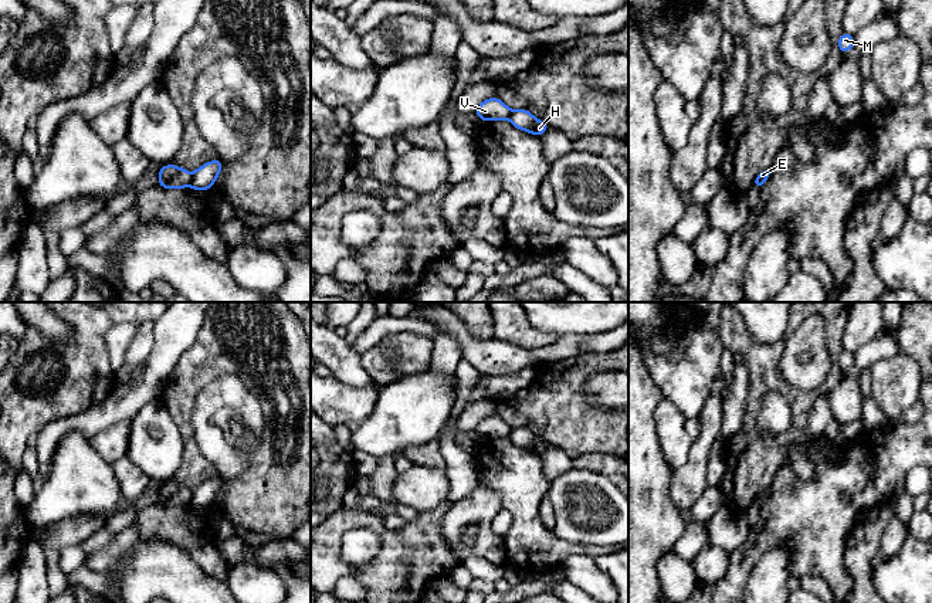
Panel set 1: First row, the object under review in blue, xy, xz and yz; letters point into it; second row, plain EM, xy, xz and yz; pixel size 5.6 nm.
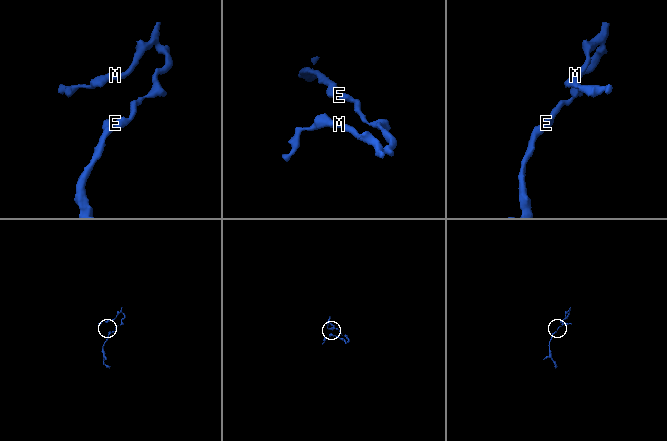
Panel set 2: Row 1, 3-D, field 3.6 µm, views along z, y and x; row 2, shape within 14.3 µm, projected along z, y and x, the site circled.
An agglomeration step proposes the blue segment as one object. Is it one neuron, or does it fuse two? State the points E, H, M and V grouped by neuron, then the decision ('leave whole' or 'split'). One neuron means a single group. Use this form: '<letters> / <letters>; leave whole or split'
E H M / V; split

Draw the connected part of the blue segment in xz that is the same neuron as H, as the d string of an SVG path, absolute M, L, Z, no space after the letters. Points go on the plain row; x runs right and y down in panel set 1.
M526 427L511 428L509 438L515 446L533 451L536 454L543 453L549 446L545 440L535 436Z

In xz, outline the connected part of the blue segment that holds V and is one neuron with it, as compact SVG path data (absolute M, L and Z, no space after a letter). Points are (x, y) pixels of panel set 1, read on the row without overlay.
M489 416L479 421L475 431L481 438L509 437L511 427L498 416Z

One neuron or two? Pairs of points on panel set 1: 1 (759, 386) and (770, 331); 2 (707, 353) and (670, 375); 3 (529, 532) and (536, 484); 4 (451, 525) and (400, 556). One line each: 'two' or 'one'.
1: two
2: one
3: one
4: two

